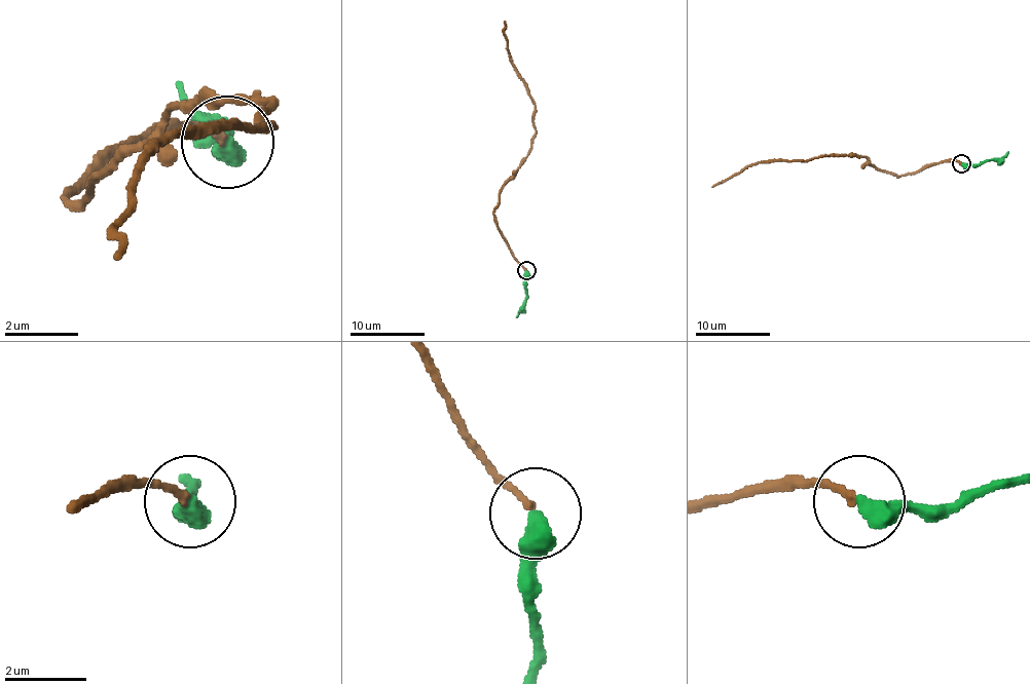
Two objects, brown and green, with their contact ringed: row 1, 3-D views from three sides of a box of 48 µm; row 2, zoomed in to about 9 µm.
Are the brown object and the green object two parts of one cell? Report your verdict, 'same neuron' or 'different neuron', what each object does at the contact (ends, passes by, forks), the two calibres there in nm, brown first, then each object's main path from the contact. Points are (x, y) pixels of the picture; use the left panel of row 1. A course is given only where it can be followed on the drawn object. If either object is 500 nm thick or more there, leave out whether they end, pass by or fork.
same neuron; brown ends; green ends; calibres 170 and 480 nm; course brown (225, 139), (151, 129), (68, 203), (170, 111), (271, 102), (271, 129), (179, 129), (114, 222), (114, 259); course green (225, 139), (225, 148), (216, 120), (179, 83)

